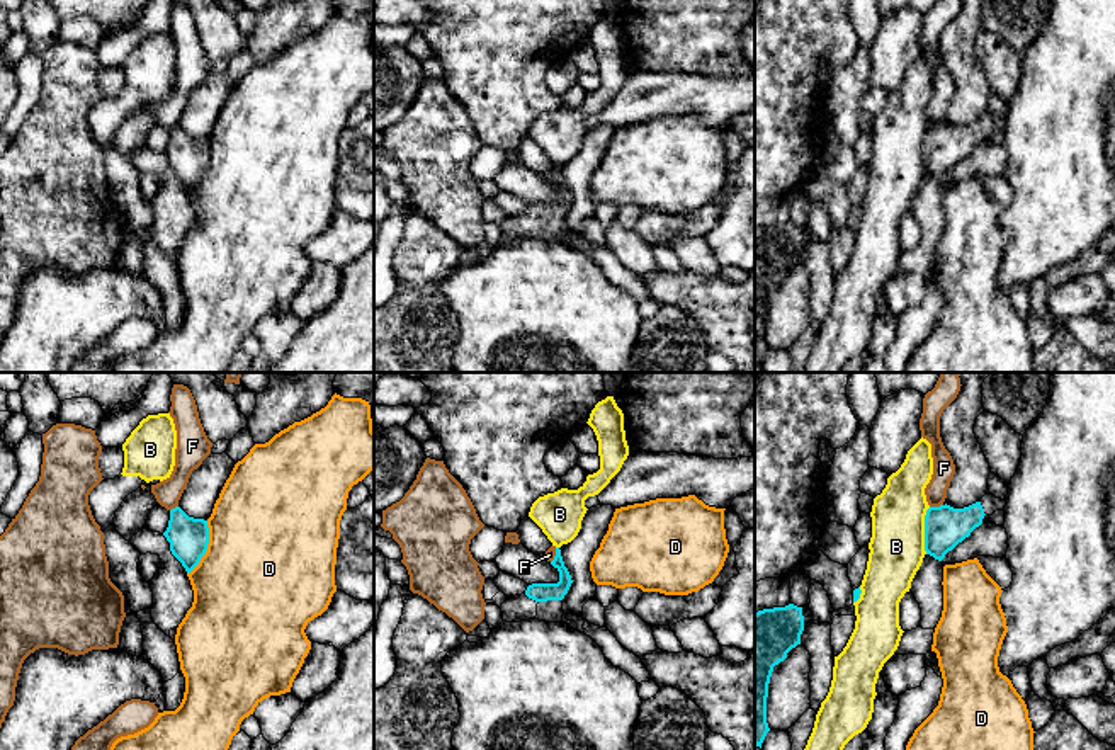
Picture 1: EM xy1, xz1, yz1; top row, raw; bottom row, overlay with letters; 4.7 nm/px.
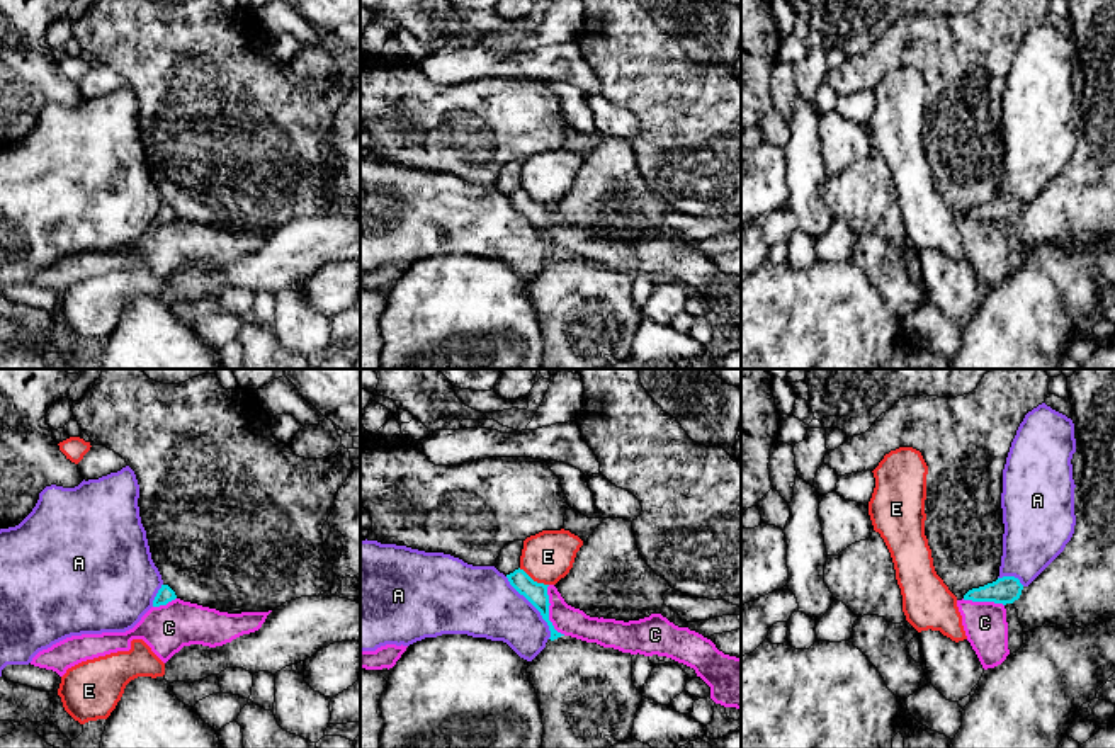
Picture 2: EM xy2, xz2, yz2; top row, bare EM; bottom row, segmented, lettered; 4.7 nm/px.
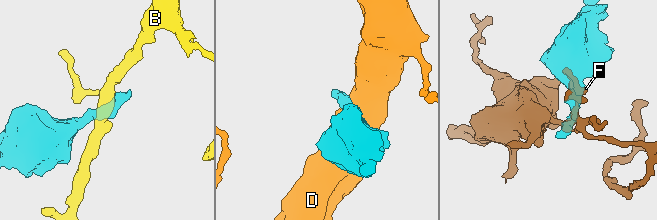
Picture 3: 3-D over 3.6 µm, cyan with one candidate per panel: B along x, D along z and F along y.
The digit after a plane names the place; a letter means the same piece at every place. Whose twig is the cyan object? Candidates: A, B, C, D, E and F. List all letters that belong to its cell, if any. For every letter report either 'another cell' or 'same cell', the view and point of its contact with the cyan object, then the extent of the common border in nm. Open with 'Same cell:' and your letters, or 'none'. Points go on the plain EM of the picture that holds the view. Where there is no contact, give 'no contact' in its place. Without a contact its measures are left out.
Same cell: none
A: another cell; contact xz2 (534, 225); length 360 nm
B: another cell; contact yz1 (925, 150); length 220 nm
C: another cell; contact xz2 (548, 232); length 260 nm
D: another cell; contact xy1 (206, 167); length 280 nm
E: another cell; contact xz2 (532, 199); length 170 nm
F: another cell; contact yz1 (935, 126); length 70 nm

